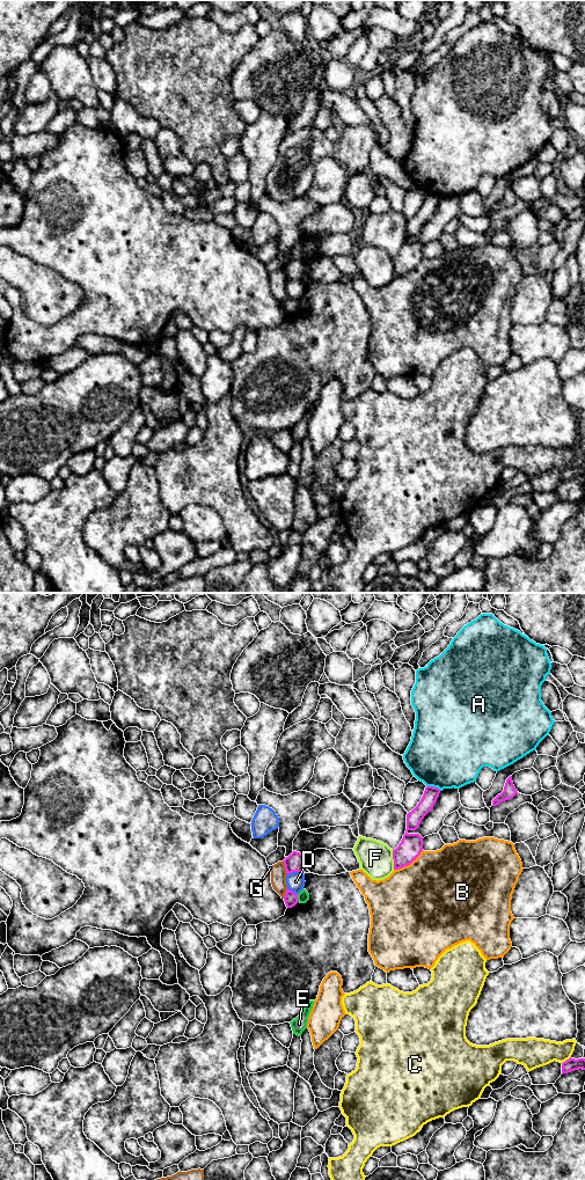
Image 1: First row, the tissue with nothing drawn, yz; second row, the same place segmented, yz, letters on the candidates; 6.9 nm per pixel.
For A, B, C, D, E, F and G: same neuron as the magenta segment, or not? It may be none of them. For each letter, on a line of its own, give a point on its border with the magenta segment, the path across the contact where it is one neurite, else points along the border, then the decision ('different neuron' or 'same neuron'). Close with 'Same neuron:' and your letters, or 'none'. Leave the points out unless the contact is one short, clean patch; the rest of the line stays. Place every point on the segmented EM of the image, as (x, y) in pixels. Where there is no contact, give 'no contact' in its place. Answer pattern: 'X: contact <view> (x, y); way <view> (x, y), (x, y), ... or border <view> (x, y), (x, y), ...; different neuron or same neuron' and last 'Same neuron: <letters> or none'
A: contact yz (432, 786); different neuron
B: contact yz (408, 864); different neuron
C: contact yz (567, 1060); different neuron
D: contact yz (294, 871); different neuron
E: contact yz (297, 898); border yz (297, 894), (299, 901); different neuron
F: contact yz (393, 858); different neuron
G: contact yz (285, 867); different neuron
Same neuron: none

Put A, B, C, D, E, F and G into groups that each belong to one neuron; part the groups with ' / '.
A / B / C / D / E / F / G

